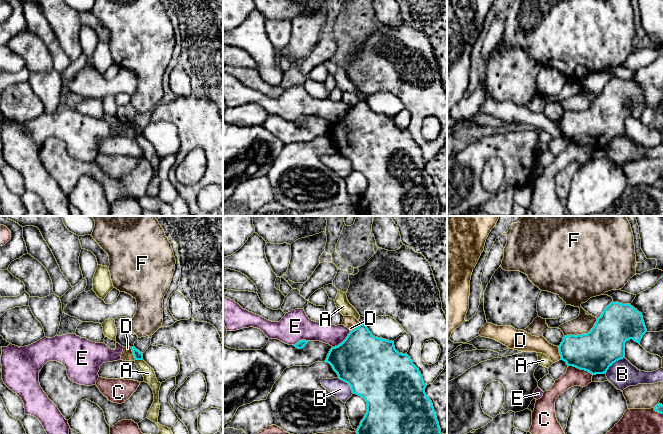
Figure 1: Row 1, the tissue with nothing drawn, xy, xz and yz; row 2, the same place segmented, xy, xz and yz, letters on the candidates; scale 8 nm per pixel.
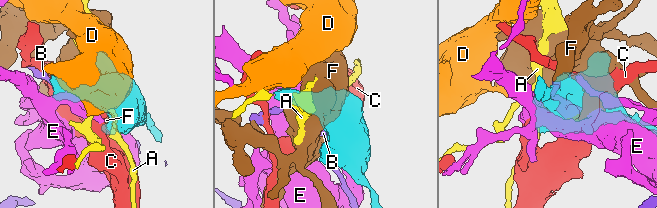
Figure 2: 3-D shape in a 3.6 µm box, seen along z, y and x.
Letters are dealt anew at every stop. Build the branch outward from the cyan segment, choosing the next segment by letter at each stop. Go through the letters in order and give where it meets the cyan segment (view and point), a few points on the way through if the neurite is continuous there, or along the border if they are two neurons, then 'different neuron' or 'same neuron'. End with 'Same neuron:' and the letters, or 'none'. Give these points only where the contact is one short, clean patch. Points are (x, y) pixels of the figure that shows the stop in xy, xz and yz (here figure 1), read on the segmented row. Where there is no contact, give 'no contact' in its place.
A: contact xy (139, 359); different neuron
B: contact yz (613, 362); different neuron
C: contact yz (580, 369); different neuron
D: contact yz (559, 352); border yz (557, 346), (561, 359); different neuron
E: contact xz (343, 341); different neuron
F: contact yz (582, 334); different neuron
Same neuron: none

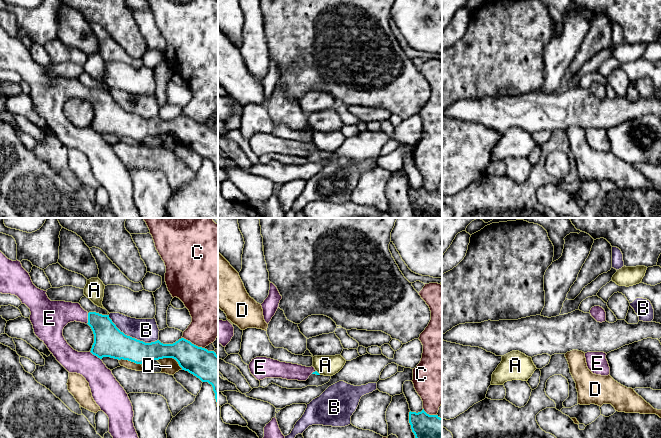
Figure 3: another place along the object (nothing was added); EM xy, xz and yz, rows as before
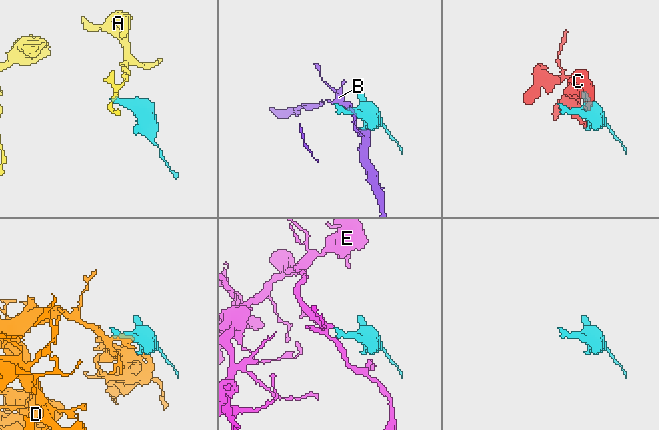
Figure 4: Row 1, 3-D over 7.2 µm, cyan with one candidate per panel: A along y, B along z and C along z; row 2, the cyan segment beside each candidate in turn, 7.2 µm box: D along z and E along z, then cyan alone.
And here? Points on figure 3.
A: contact xz (317, 372); border xz (316, 370), (320, 374); different neuron
B: contact xy (131, 337); different neuron
C: contact xy (193, 344); different neuron
D: contact xy (171, 357); different neuron
E: contact xy (95, 355); same neuron
Same neuron: E

